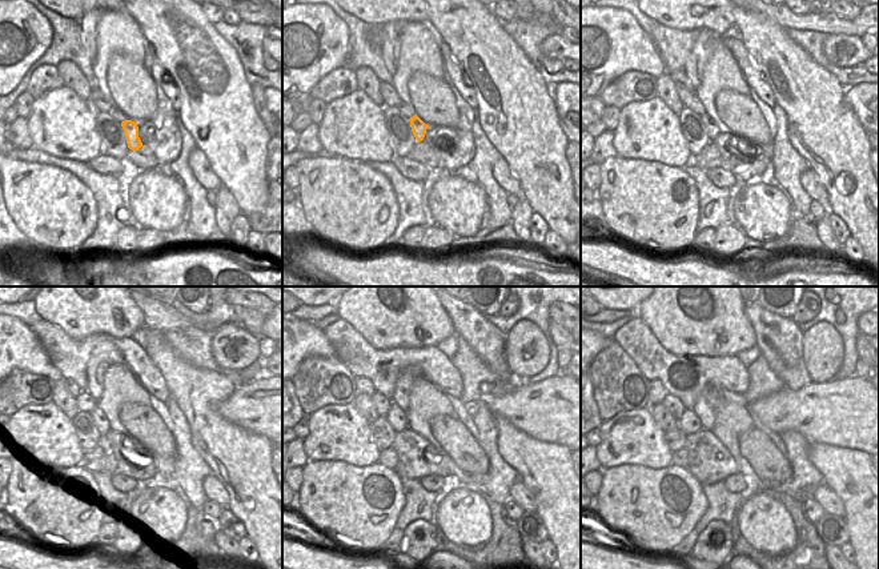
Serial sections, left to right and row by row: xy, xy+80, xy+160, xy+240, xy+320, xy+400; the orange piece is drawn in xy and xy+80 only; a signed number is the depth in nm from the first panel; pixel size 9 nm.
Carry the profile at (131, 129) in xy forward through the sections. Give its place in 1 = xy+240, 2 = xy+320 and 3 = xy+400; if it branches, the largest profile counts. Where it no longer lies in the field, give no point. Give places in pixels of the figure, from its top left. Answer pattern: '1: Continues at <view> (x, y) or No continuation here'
1: Continues at xy+240 (99, 417)
2: Continues at xy+320 (396, 416)
3: Continues at xy+400 (689, 423).

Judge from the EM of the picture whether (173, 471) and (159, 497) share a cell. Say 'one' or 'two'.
two

